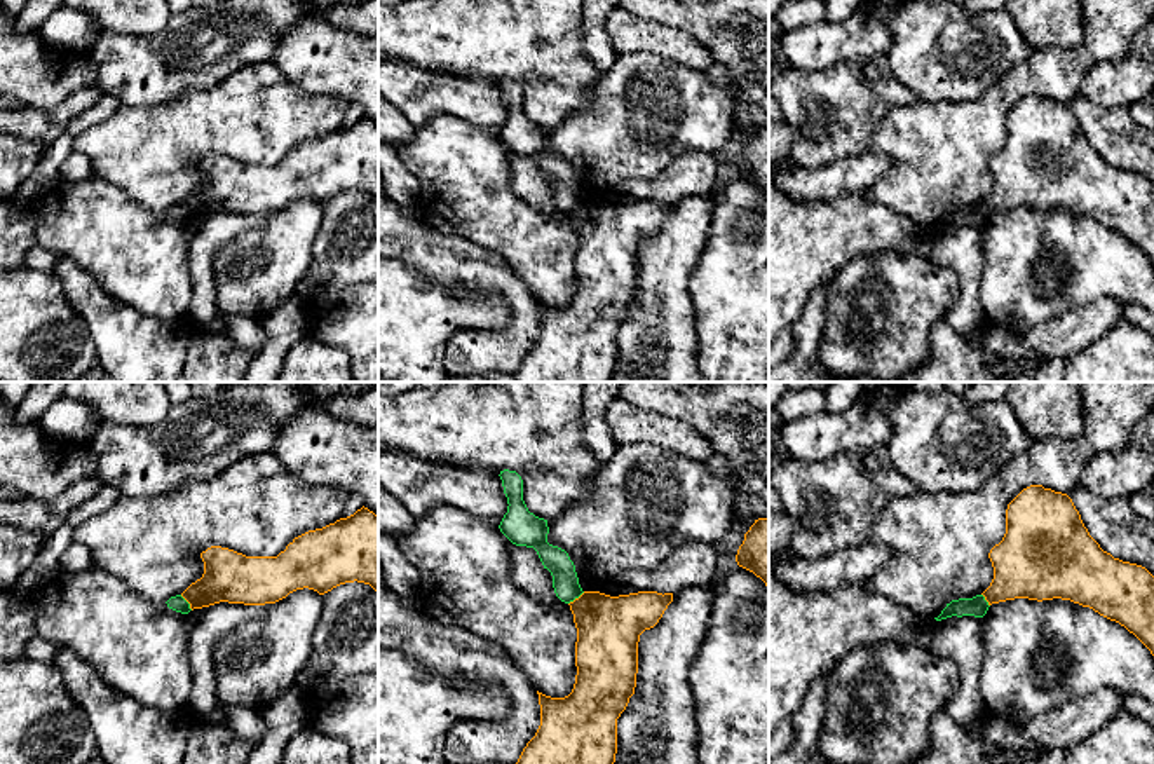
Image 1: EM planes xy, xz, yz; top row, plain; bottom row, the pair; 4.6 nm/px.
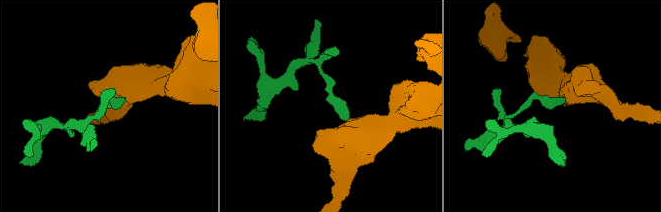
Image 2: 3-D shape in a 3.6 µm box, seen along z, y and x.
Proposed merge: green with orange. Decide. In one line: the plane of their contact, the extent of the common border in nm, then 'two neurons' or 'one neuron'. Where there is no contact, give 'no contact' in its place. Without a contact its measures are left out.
contact in xz; length 100 nm; two neurons

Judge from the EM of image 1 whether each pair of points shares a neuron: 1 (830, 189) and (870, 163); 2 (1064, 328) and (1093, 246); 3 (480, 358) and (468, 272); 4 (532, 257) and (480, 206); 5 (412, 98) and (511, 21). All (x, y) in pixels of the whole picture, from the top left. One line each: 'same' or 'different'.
1: same
2: different
3: same
4: same
5: different

